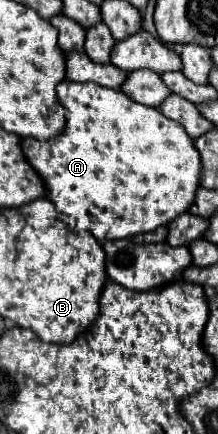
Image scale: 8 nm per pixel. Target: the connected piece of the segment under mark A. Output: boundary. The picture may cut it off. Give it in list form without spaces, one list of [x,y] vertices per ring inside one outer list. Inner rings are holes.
[[[63,79],[57,85],[57,99],[65,107],[65,129],[57,139],[21,139],[25,159],[43,177],[49,191],[45,195],[55,203],[61,219],[69,219],[81,231],[91,231],[99,243],[127,239],[139,233],[155,231],[189,209],[195,199],[201,175],[199,153],[185,135],[185,129],[161,115],[159,109],[135,103],[119,89],[97,83],[73,83]]]

